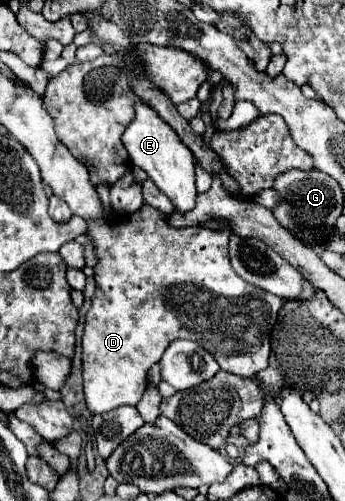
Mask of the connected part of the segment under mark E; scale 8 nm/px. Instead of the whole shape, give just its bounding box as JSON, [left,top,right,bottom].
[121,103,195,211]

